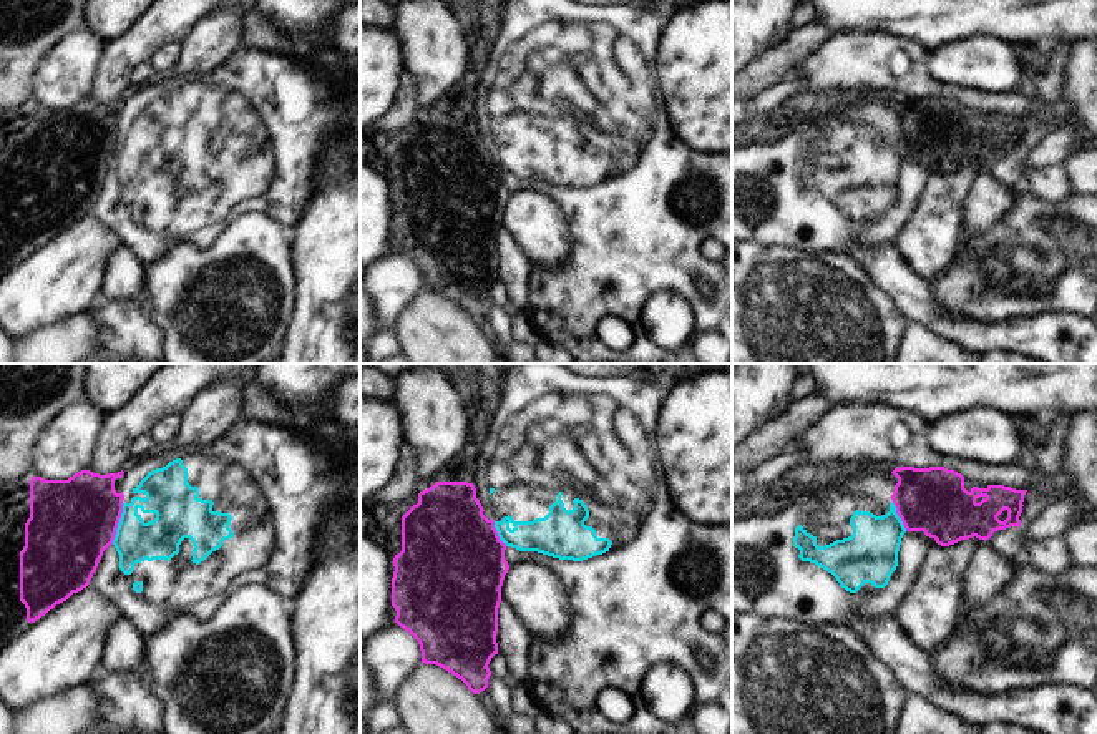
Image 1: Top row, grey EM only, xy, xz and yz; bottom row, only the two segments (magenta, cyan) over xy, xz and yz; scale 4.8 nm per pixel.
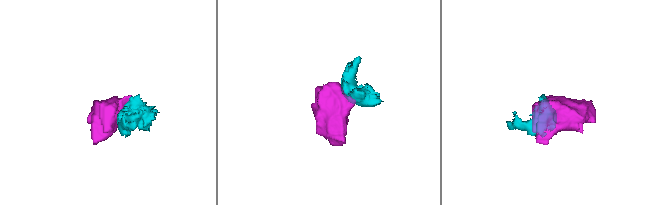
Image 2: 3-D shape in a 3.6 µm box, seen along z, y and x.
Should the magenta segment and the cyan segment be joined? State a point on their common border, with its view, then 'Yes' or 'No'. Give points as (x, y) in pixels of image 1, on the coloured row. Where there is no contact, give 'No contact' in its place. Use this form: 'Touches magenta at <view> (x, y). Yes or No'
Touches magenta at xy (118, 522). No

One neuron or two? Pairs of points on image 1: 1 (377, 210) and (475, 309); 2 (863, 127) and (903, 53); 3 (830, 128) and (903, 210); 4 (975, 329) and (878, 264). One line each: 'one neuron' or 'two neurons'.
1: one neuron
2: two neurons
3: one neuron
4: one neuron

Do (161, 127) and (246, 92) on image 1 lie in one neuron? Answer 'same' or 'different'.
same

